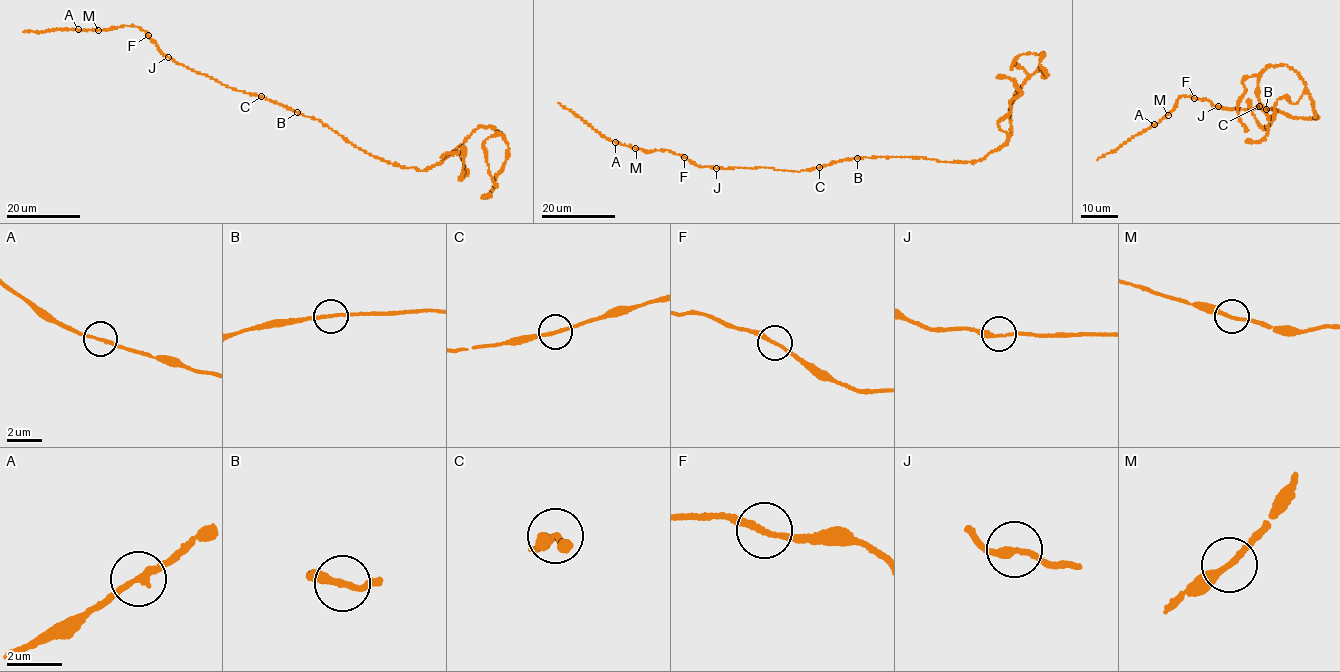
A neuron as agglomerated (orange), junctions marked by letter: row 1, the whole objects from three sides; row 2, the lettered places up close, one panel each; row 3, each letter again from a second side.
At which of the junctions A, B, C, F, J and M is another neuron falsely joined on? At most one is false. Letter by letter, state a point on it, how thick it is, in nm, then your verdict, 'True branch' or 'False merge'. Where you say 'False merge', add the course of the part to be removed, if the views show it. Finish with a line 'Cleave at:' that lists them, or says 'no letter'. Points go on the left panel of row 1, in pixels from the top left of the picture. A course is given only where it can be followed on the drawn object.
A: Place: (78, 29). Thickness 200 nm. True branch
B: Place: (297, 112). Thickness 180 nm. True branch
C: Place: (261, 96). Thickness 190 nm. True branch
F: Place: (148, 35). Thickness 200 nm. True branch
J: Place: (168, 57). Thickness 200 nm. True branch
M: Place: (98, 30). Thickness 190 nm. True branch
Cleave at: no letter

